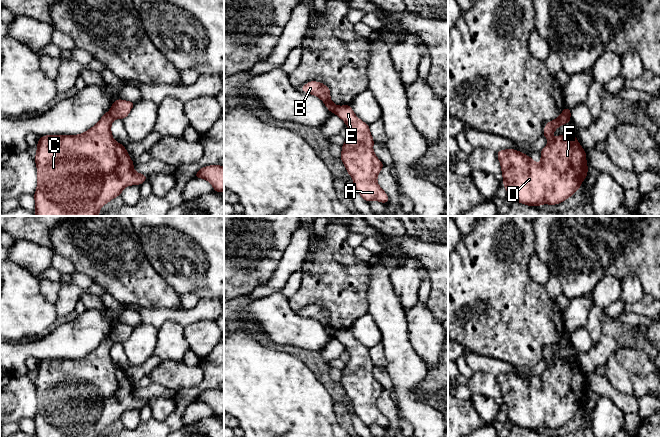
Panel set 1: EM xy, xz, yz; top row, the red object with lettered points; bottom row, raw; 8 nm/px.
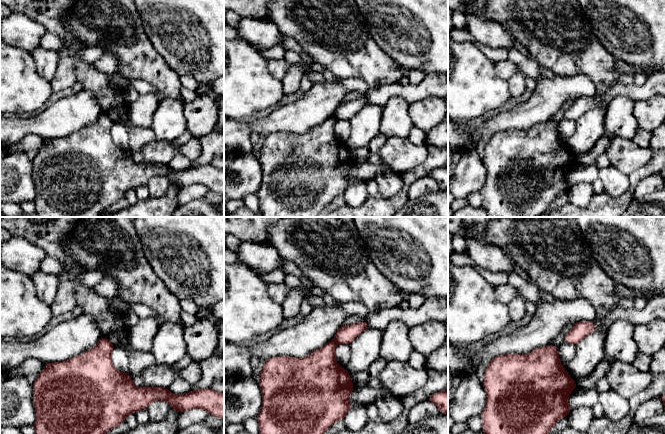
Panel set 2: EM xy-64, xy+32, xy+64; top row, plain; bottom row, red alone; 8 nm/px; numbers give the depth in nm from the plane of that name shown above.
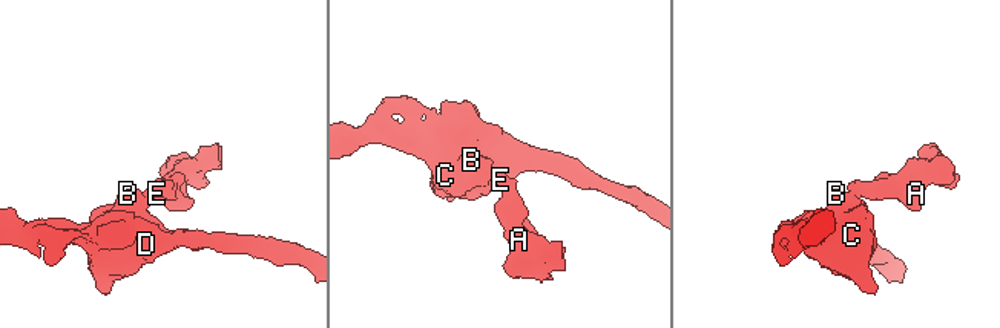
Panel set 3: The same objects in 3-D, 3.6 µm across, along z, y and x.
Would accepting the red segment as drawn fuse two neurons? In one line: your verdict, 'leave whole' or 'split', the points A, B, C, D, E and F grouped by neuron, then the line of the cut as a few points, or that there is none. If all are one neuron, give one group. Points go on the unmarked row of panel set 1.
split; groups A E / B C D F; cut xy (109, 335), (114, 342)

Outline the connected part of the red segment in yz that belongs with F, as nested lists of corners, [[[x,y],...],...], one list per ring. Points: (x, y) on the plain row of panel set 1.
[[[562,337],[557,343],[545,349],[543,360],[548,363],[548,368],[541,374],[540,388],[536,388],[533,382],[518,374],[506,373],[496,377],[500,385],[503,409],[508,416],[508,423],[534,431],[541,428],[555,429],[565,425],[580,412],[588,395],[586,375],[572,358],[551,362],[559,350],[570,345],[571,342]]]

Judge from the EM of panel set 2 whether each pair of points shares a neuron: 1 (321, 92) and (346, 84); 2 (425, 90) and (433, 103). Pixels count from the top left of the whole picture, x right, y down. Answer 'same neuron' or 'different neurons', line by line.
1: same neuron
2: different neurons

